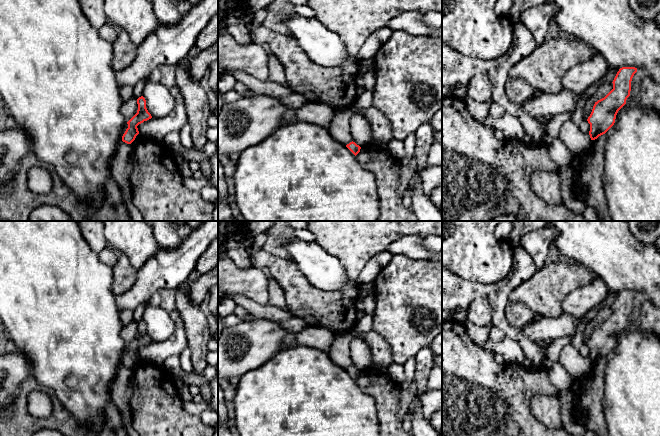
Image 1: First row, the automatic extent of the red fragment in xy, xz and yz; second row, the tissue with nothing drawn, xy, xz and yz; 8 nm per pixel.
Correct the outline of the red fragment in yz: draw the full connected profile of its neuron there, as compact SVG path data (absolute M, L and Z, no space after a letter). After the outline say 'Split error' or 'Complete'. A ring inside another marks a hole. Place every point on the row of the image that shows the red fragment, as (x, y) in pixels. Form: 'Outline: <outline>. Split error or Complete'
Outline: M635 67L620 68L612 82L613 89L604 98L595 102L587 119L591 140L605 134L614 125L618 111L630 96L631 81L636 72Z. Complete

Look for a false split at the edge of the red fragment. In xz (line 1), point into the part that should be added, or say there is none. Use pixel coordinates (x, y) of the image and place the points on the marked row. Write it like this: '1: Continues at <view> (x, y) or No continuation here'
1: No continuation here

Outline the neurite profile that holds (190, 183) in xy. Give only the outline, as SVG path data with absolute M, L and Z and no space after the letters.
M189 177L183 178L183 184L187 189L199 192L202 188L208 186L209 182L205 178L194 179L193 177Z

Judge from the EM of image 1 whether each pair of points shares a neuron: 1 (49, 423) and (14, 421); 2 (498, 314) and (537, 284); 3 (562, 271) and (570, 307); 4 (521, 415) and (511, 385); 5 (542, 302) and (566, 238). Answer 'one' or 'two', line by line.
1: one
2: two
3: two
4: one
5: two

